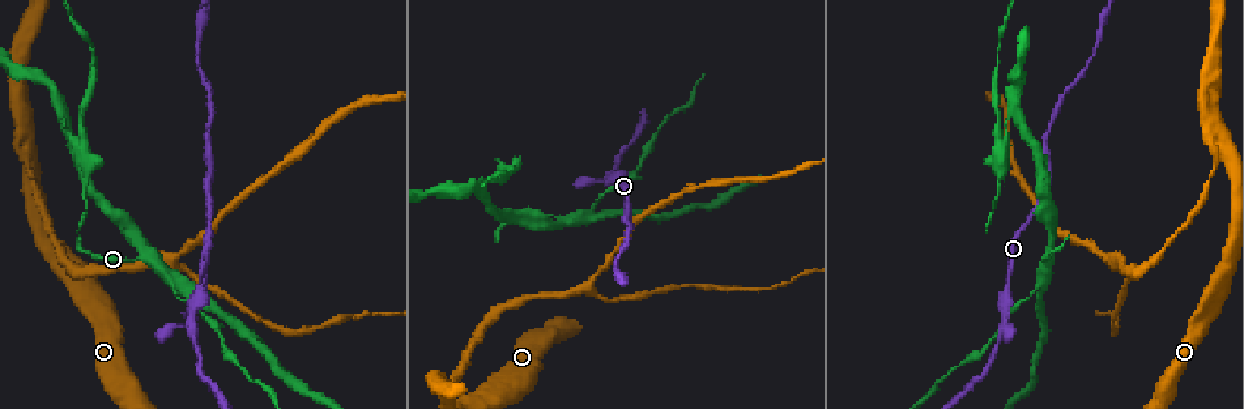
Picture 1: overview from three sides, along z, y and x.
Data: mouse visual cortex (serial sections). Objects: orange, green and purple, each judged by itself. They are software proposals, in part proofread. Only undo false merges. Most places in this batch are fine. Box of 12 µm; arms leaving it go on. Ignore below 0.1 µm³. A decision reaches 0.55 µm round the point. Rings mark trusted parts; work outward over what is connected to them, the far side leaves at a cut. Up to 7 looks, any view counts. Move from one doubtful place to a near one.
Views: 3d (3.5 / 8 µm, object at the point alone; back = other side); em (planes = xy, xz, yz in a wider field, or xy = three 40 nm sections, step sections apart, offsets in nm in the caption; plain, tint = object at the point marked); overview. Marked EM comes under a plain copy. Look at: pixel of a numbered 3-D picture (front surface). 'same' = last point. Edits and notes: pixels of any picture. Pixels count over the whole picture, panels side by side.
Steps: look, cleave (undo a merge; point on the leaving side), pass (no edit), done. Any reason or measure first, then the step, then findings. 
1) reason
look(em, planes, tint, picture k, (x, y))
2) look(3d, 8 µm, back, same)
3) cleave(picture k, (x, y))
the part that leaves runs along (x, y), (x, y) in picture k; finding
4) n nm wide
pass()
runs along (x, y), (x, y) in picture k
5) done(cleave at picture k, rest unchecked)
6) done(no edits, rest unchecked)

two arms in line, one across
look(3d, 3.5 µm, picture 1, (167, 278))

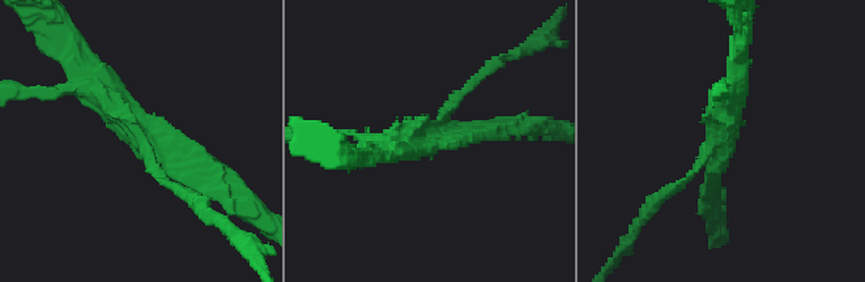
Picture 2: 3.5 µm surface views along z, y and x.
need the tissue
look(em, xy, step 1, tint, picture 2, (722, 139))

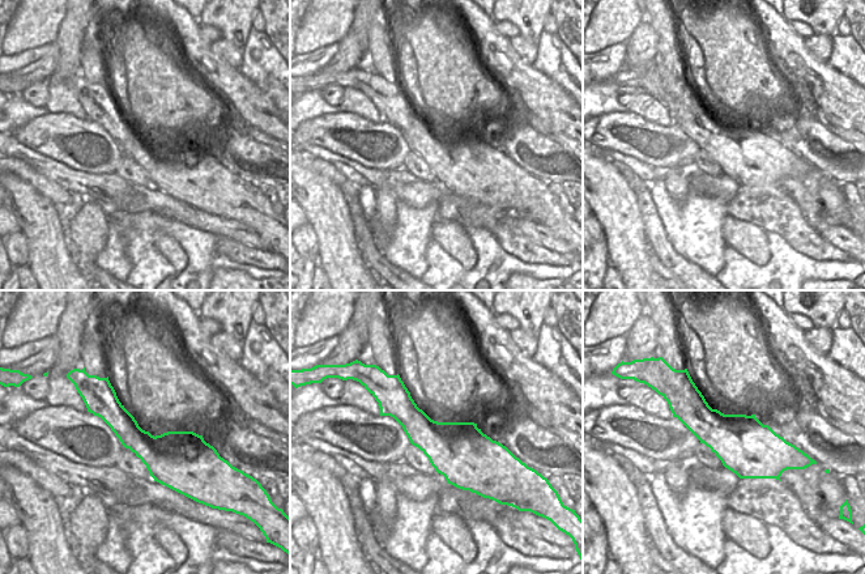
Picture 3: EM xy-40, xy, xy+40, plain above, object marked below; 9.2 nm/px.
cleave(picture 2, (486, 133))
the part that leaves runs along (369, 141), (361, 156), (320, 145) in picture 2; a second cell is stuck on

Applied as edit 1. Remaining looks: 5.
thin arm on a thick one
look(3d, 3.5 µm, picture 1, (1218, 156))

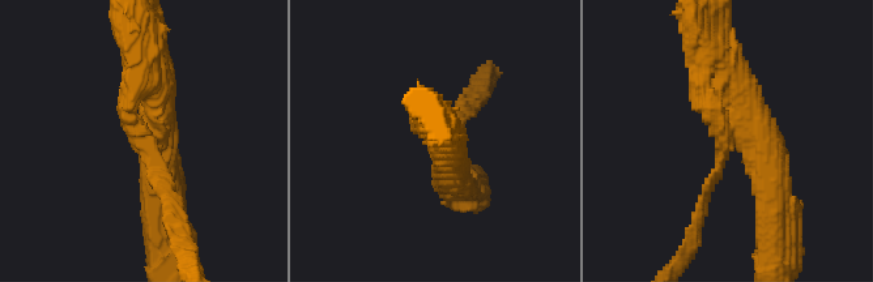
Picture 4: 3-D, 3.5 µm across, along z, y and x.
3 arms; arms of 150, 500, 500 nm; now the EM
look(em, planes, tint, picture 4, (144, 138))

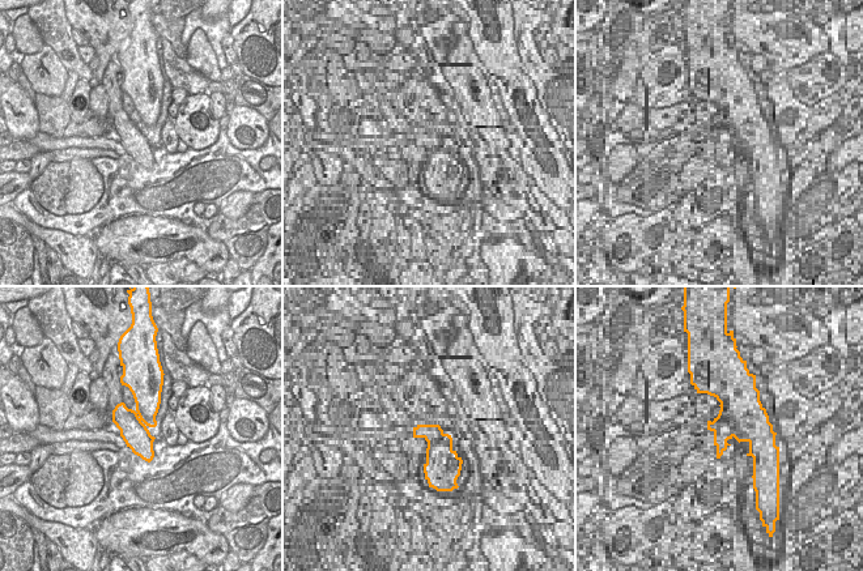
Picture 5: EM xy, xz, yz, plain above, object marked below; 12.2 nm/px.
look(em, xy, step 2, tint, same)

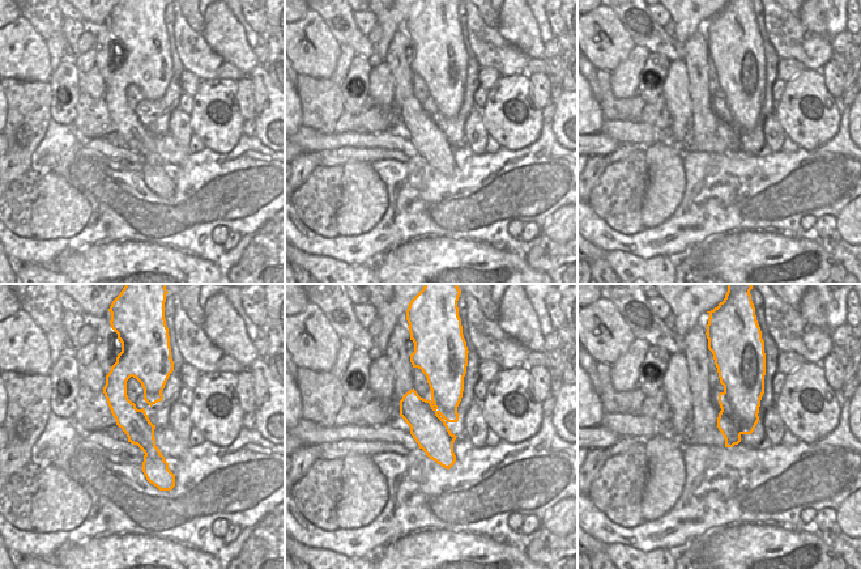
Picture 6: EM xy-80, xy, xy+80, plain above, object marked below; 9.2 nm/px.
380 nm wide
pass()
runs along (143, 374), (120, 383), (120, 406), (158, 483) in picture 6; all the same cell

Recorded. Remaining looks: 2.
thick turns thin
look(3d, 3.5 µm, picture 1, (1116, 257))

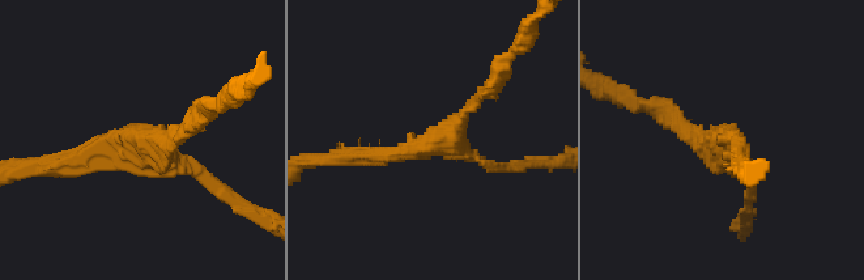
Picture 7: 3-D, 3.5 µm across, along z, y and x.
3 arms; arms of 150, 200, 250 nm; shape alone is not enough
look(em, xy, step 1, tint, picture 7, (724, 144))

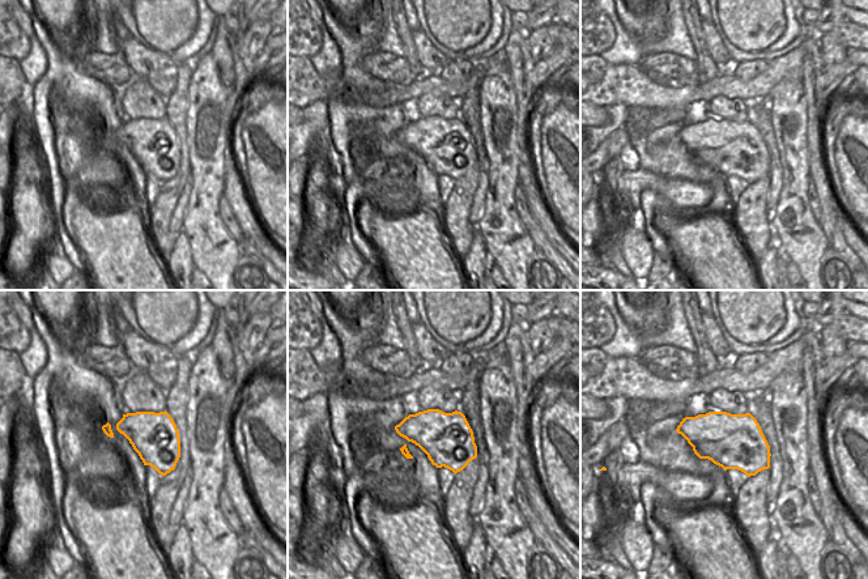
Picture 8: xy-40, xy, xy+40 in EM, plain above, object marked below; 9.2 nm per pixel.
pass()
runs along (364, 157), (443, 140), (496, 80) in picture 7; all the same cell

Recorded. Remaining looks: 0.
done(cleave at picture 2, rest unchecked)

